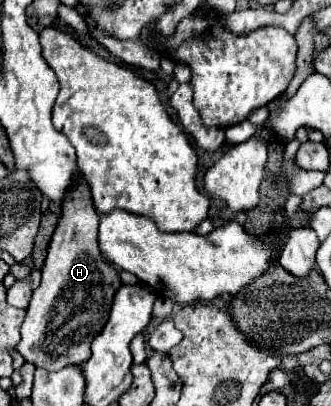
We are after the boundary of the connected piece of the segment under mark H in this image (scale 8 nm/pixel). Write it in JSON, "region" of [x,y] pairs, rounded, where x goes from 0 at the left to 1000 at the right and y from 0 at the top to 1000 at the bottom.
{"region":[[[248,431],[242,456],[254,456],[254,466],[218,466],[218,485],[187,505],[187,530],[127,658],[127,692],[79,761],[66,830],[48,850],[85,894],[145,914],[266,889],[272,845],[302,810],[314,810],[350,712],[369,702],[356,667],[326,653],[326,643],[302,633],[302,613],[290,613],[290,564],[302,539],[278,505],[272,461]]]}

